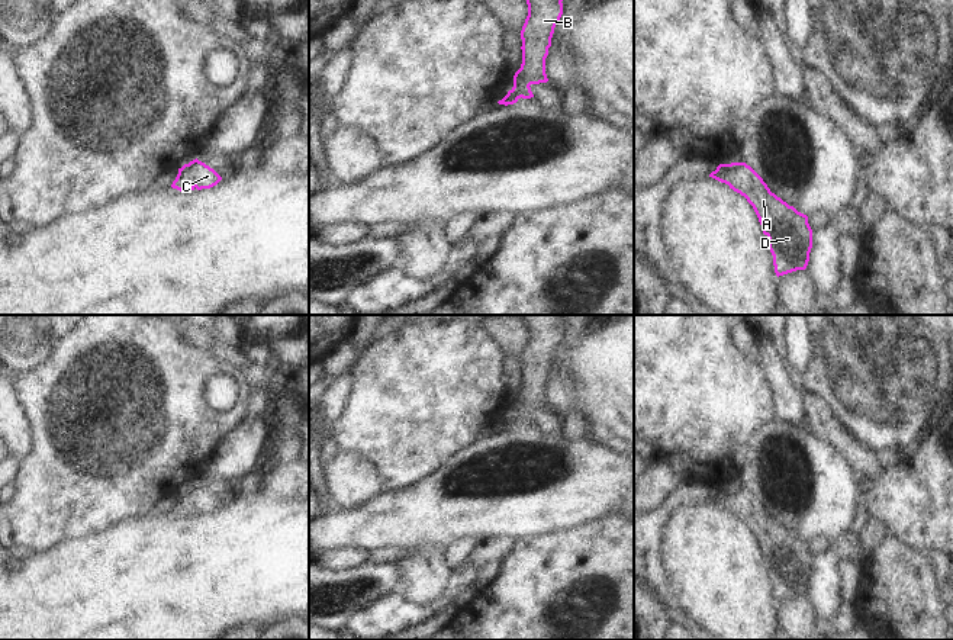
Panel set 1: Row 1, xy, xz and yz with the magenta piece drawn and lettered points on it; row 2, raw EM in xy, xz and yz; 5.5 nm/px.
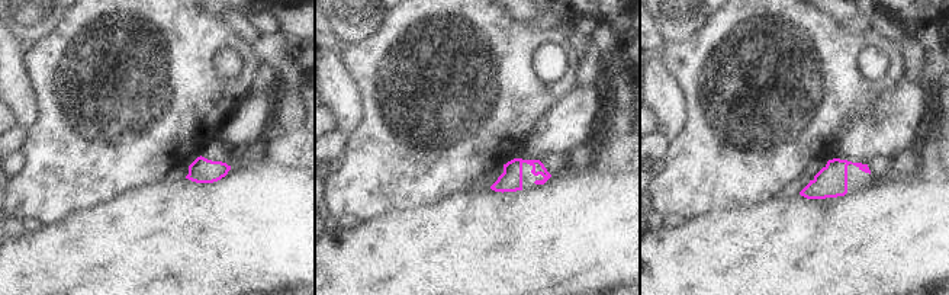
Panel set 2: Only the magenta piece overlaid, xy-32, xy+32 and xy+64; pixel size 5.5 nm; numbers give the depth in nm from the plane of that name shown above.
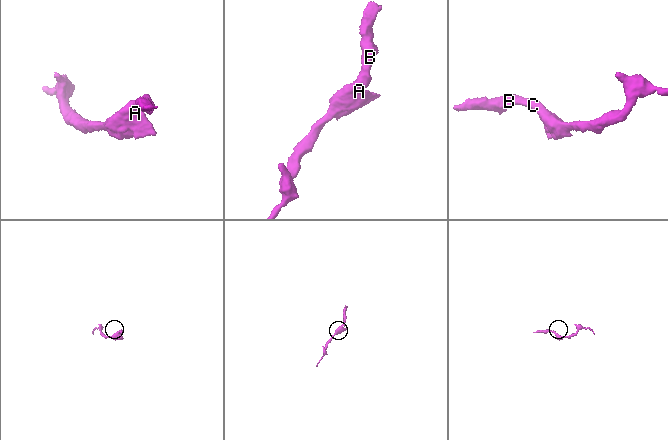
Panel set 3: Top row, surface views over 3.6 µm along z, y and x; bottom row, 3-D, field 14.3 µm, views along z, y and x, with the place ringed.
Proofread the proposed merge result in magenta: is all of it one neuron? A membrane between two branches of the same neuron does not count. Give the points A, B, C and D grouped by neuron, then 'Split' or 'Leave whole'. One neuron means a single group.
Groups: A B C D. Leave whole.

